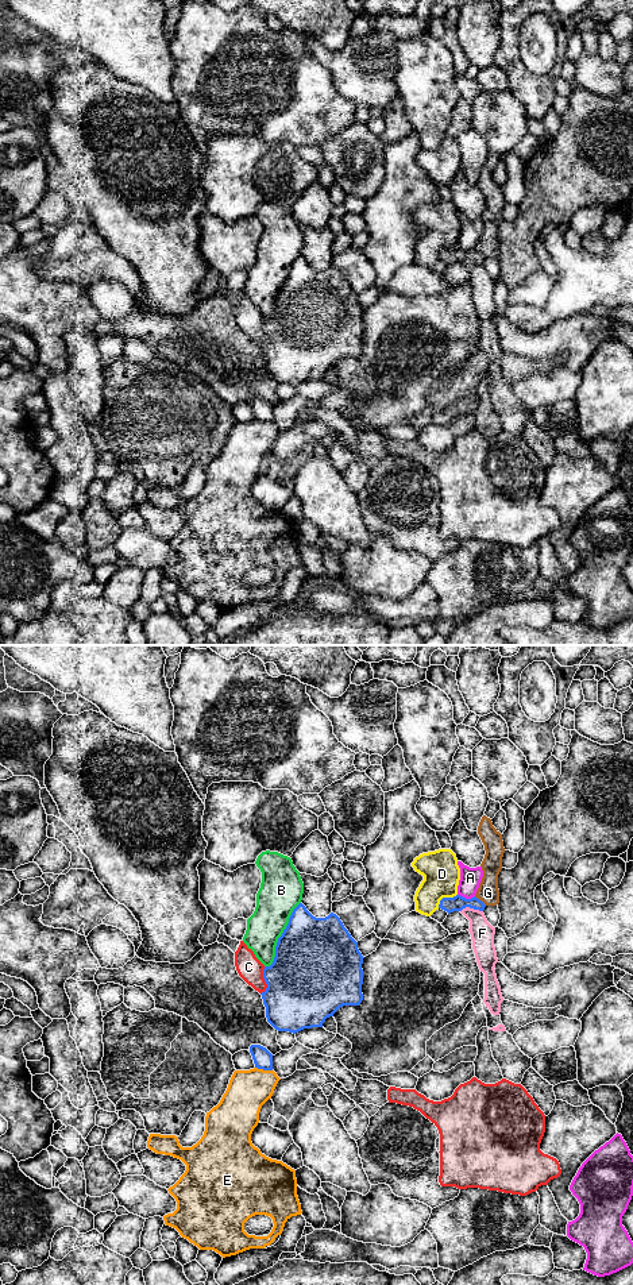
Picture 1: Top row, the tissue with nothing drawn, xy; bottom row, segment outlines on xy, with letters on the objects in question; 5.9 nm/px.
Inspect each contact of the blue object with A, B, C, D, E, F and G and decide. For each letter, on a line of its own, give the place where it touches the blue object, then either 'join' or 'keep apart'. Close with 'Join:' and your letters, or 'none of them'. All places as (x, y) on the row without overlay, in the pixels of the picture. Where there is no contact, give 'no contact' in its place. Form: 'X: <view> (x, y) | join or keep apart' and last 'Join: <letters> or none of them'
A: xy (464, 250) | keep apart
B: xy (281, 288) | keep apart
C: xy (265, 332) | keep apart
D: xy (444, 250) | keep apart
E: xy (263, 421) | keep apart
F: xy (471, 259) | keep apart
G: xy (481, 253) | keep apart
Join: none of them

